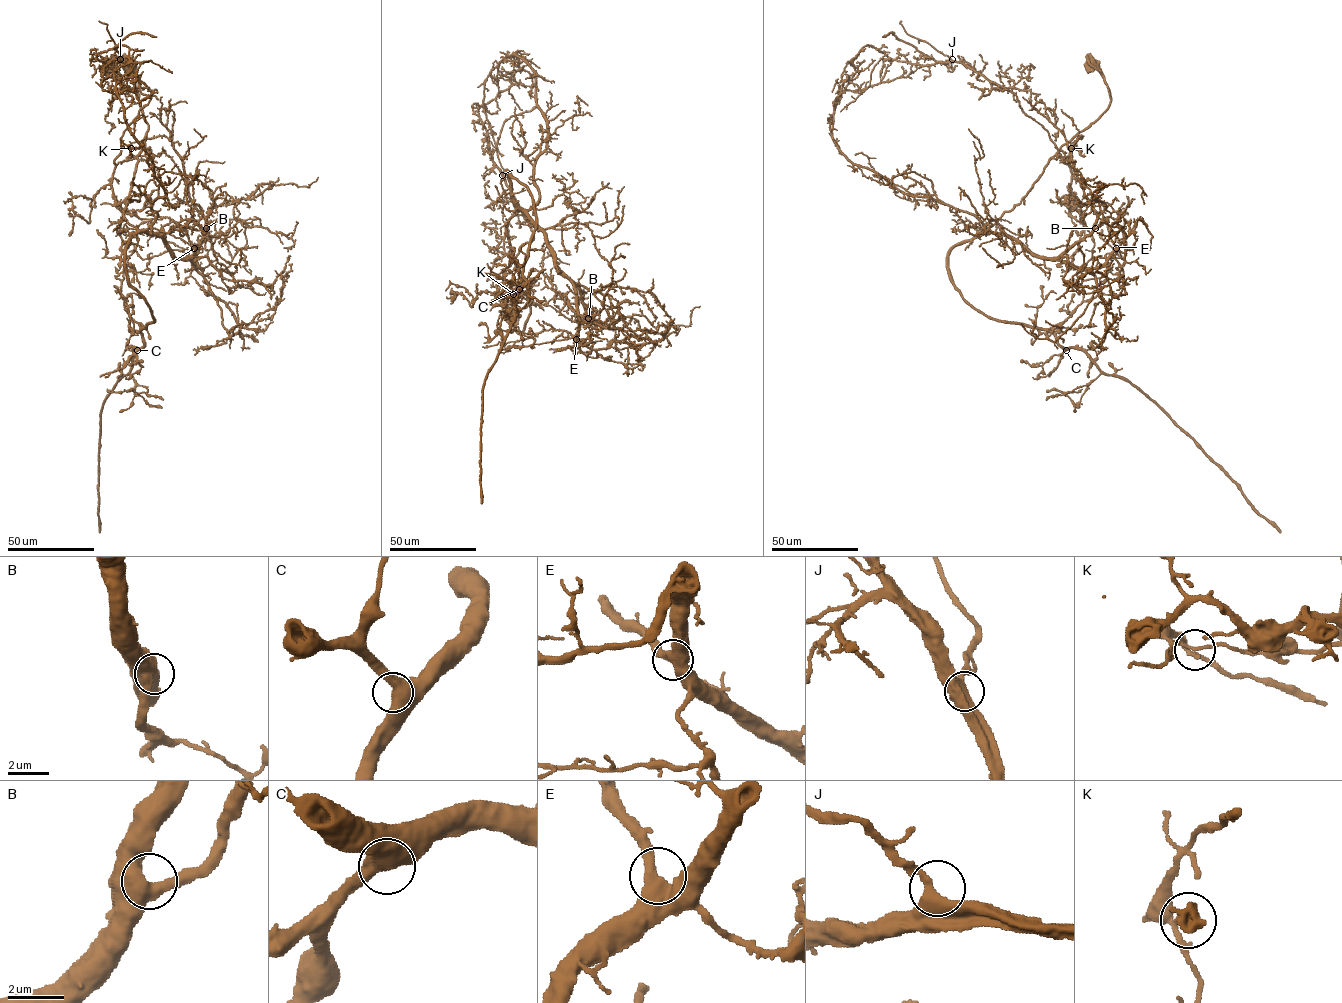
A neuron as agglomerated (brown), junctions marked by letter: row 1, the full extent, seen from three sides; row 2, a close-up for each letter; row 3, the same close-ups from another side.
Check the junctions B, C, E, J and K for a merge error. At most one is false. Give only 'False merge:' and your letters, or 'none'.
False merge: K

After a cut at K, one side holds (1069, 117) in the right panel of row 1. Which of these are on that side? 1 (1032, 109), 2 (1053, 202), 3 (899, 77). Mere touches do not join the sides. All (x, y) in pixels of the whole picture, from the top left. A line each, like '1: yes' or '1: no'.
1: yes
2: no
3: yes

